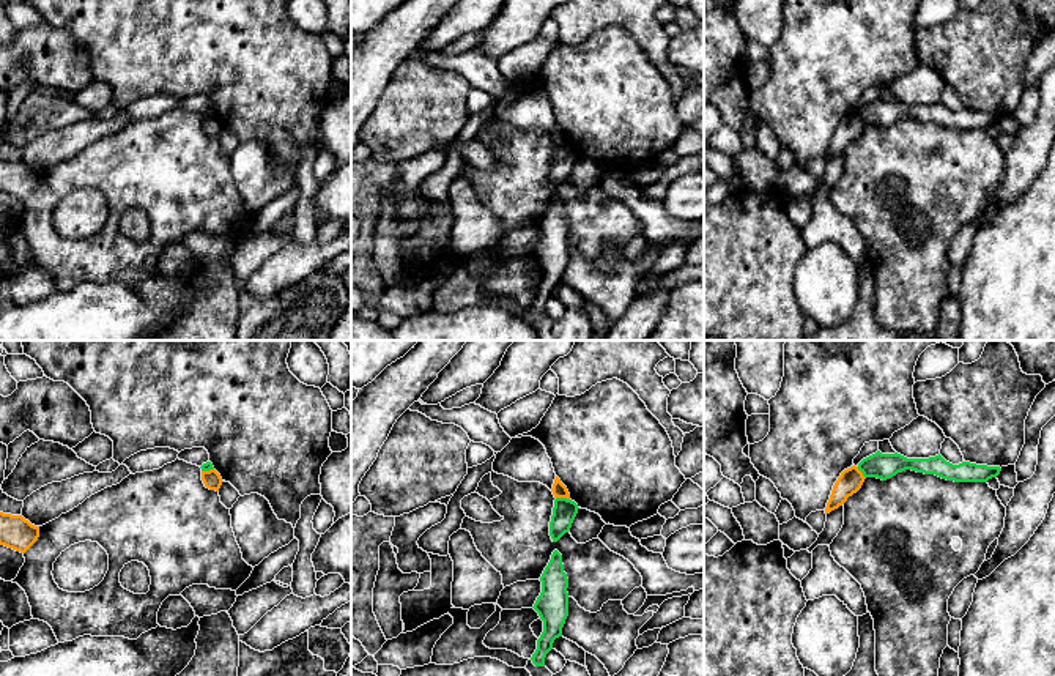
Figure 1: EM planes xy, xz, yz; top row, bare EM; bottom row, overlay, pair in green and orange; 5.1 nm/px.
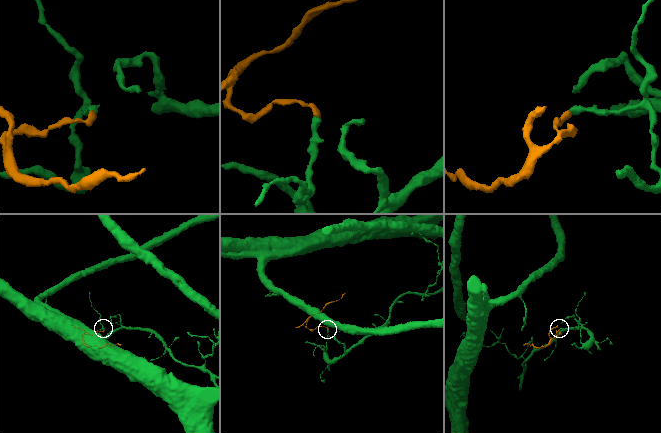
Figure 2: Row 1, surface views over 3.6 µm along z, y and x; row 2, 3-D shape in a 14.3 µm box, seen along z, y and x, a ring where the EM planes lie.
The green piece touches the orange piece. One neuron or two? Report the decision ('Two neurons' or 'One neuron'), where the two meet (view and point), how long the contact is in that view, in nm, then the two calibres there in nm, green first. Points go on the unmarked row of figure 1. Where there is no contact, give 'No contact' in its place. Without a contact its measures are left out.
Two neurons. Touches green at xz (562, 145). Shared border 70 nm. Thickness 120 nm (green) against 80 nm

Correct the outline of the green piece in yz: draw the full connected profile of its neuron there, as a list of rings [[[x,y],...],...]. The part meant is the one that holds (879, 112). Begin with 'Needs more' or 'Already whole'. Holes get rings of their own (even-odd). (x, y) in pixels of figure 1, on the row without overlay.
Already whole. [[[880,98],[863,106],[858,110],[858,117],[864,124],[877,124],[882,128],[905,117],[912,117],[924,121],[935,121],[954,129],[987,129],[989,126],[997,124],[1001,118],[1000,113],[976,112],[970,109],[953,112],[940,101],[929,106],[907,106],[898,99],[882,101]]]

